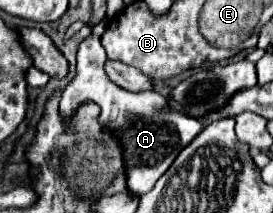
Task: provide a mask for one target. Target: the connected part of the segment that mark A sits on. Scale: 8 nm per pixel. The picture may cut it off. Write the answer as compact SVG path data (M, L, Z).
M88 36L78 50L76 76L70 80L68 88L60 96L60 120L64 128L70 128L70 120L76 114L76 108L86 100L94 100L100 106L98 122L108 134L112 134L120 142L126 170L126 188L130 194L142 196L154 188L156 180L170 168L180 150L186 148L200 134L200 130L204 130L204 126L196 118L172 110L168 106L168 98L154 90L132 94L116 86L108 80L104 72L104 62L106 52L100 44L100 38Z

